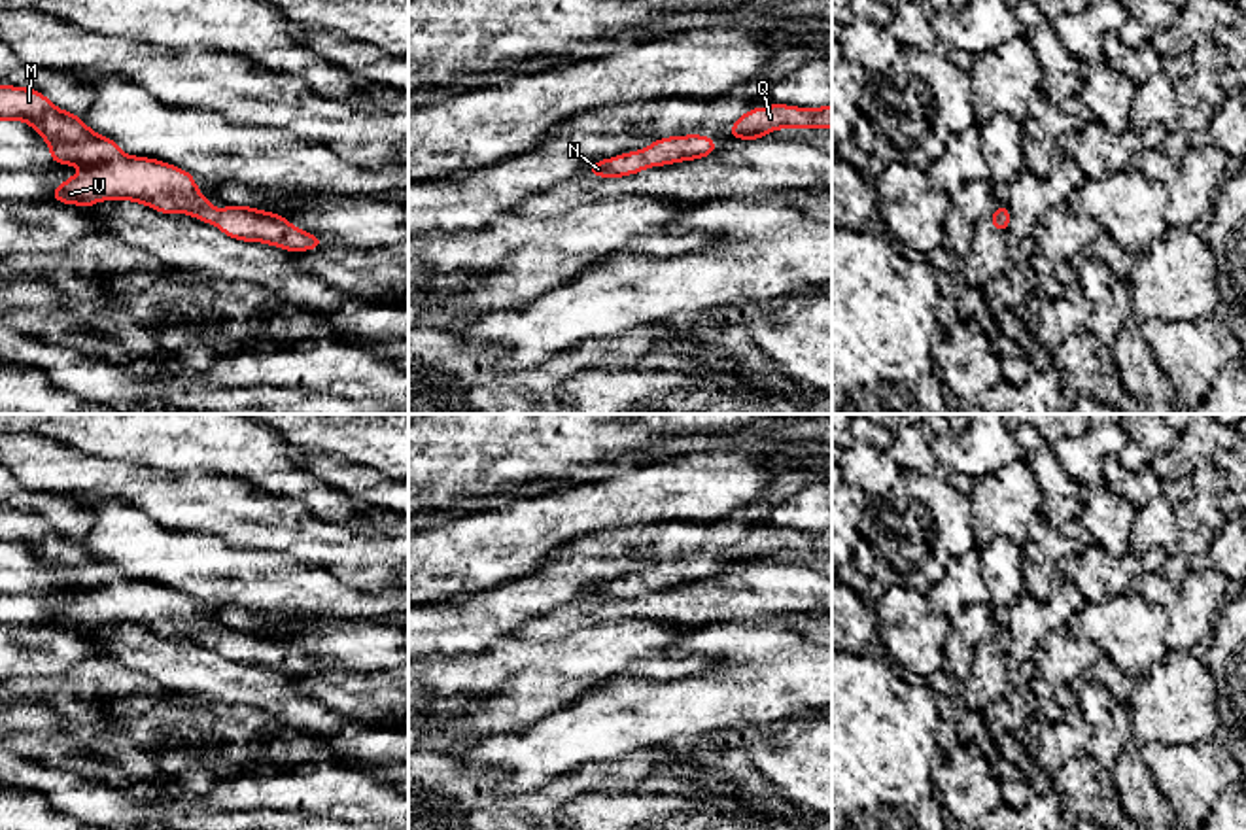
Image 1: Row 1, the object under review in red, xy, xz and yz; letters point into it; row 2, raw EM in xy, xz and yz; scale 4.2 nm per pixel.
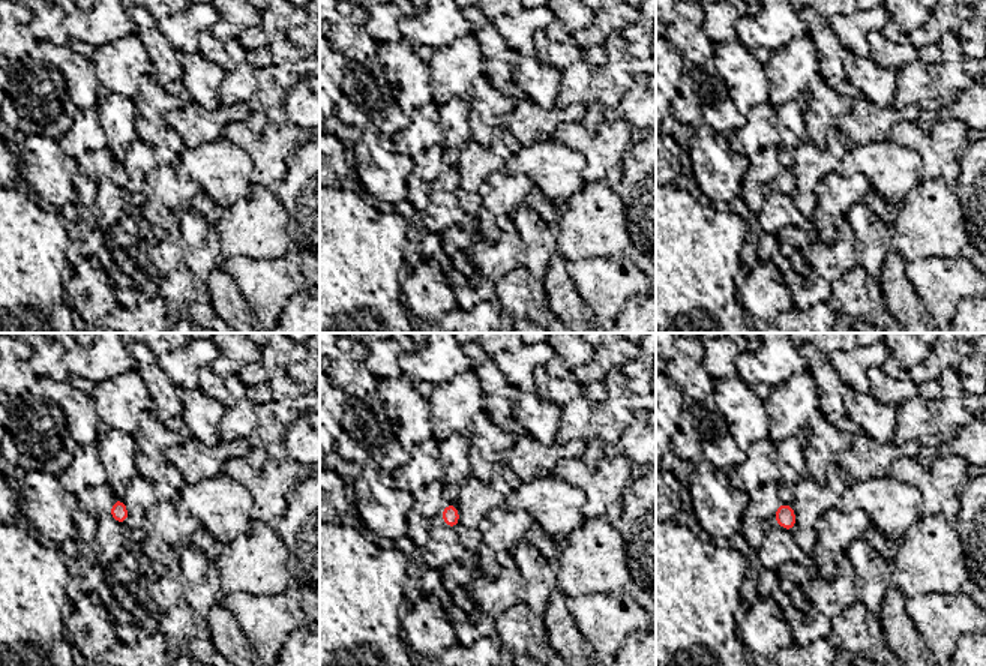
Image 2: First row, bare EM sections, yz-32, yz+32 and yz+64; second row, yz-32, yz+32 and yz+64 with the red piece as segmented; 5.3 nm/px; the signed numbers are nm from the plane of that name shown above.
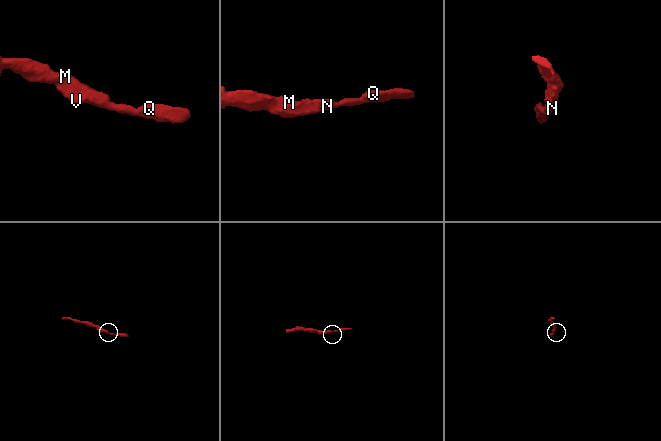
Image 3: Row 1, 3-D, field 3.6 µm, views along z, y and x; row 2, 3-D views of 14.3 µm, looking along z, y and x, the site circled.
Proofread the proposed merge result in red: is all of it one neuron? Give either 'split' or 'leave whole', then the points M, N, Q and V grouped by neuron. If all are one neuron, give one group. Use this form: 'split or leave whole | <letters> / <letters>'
leave whole | M N Q V

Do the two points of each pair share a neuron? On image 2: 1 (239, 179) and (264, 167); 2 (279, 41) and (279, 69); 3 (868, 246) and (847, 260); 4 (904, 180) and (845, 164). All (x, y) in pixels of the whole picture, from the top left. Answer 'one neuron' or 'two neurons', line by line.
1: two neurons
2: one neuron
3: two neurons
4: one neuron

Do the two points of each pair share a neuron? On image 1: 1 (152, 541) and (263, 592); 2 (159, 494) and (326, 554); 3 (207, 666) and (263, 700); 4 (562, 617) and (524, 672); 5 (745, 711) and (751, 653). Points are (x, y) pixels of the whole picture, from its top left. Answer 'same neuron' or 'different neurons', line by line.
1: same neuron
2: same neuron
3: same neuron
4: different neurons
5: same neuron

